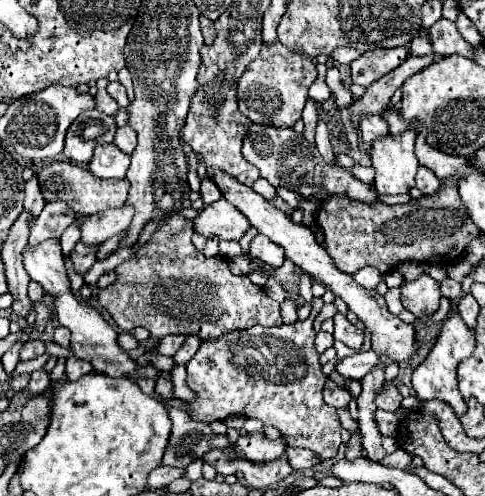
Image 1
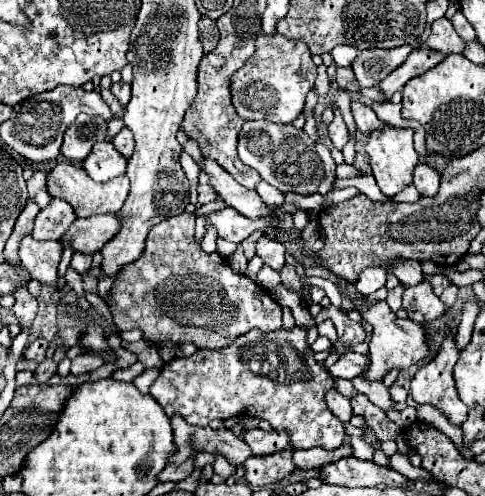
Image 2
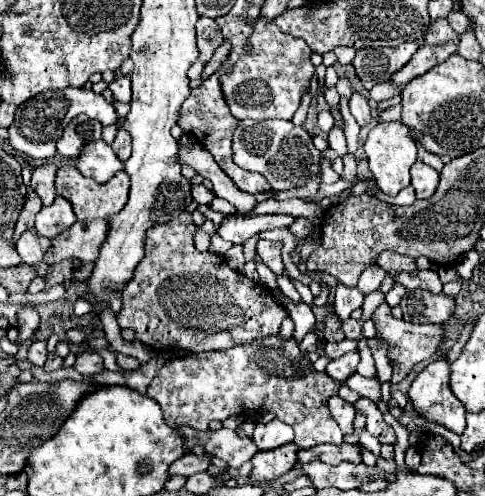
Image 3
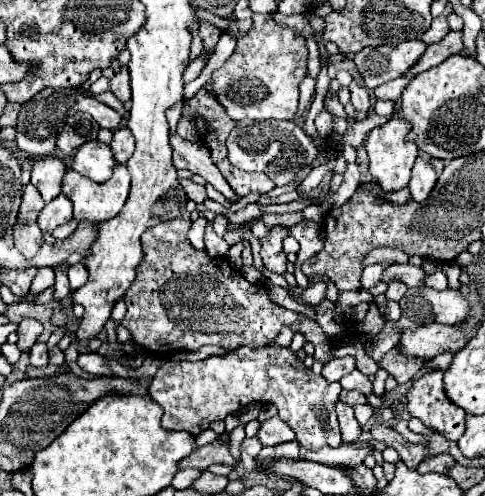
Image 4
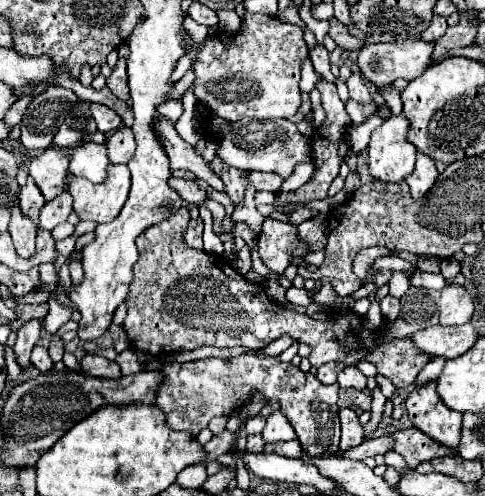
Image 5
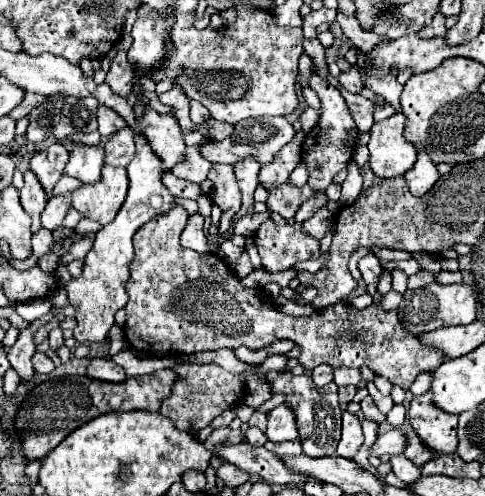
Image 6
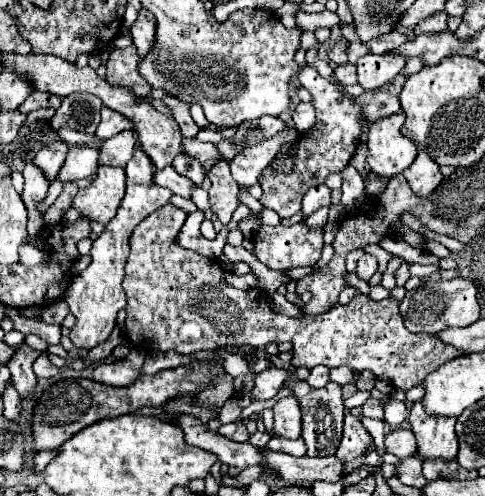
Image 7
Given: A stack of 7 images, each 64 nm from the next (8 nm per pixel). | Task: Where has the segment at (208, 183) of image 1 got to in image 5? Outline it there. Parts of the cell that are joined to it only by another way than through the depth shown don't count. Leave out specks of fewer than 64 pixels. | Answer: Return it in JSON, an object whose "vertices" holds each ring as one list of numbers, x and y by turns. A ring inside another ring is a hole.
{"vertices":[[170,178,168,180,170,188,176,190,184,202,188,204,200,204,206,200,206,190,202,190,194,180,186,180,186,178]]}

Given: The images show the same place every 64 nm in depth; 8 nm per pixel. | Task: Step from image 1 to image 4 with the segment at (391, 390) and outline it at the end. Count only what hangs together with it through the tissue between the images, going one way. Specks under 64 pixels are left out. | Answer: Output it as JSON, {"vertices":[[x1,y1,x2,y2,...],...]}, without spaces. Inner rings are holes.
{"vertices":[[352,370,350,374,342,376,340,384,342,384,344,390,358,390,358,392,362,392,366,396,372,394,372,384,370,384,368,376,364,376,360,370]]}

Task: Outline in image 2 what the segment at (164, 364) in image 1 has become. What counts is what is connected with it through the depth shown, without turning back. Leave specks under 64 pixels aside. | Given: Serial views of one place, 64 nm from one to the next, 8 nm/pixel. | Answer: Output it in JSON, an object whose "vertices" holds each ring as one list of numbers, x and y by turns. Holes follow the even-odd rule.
{"vertices":[[142,340,142,342,132,342,132,344,130,344,130,342,122,342,122,348,132,350,146,368,152,368,152,366,160,366,160,368,162,368,162,366,164,366,164,362,162,362,162,358,160,358,156,346,154,346,154,344,148,344,146,340]]}

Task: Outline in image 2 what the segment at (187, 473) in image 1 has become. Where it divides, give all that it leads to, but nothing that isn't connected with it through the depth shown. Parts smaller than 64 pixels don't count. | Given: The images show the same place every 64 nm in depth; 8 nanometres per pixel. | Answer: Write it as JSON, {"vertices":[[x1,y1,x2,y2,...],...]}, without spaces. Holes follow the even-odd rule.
{"vertices":[[198,452,195,456,196,470,194,470,191,475,194,476,194,478,199,478,201,476,202,468,209,463,212,465,214,460,214,454]]}

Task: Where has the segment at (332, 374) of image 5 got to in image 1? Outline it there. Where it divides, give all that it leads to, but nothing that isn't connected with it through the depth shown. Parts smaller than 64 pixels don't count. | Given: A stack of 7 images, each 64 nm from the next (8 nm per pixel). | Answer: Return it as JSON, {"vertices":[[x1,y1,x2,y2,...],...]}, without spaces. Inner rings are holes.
{"vertices":[[372,350,366,352,358,352,352,356,346,356,344,360,336,362,336,372,344,378,354,378,360,380,362,376,366,376,372,368,376,366,376,354]]}

